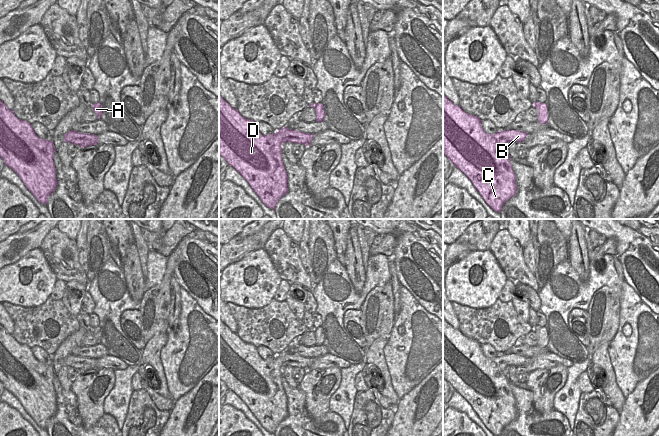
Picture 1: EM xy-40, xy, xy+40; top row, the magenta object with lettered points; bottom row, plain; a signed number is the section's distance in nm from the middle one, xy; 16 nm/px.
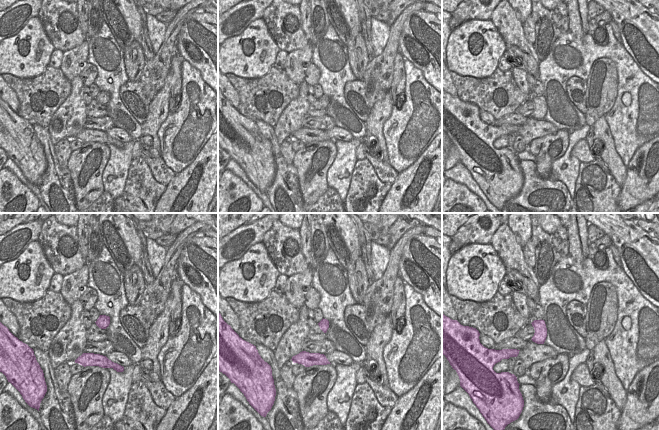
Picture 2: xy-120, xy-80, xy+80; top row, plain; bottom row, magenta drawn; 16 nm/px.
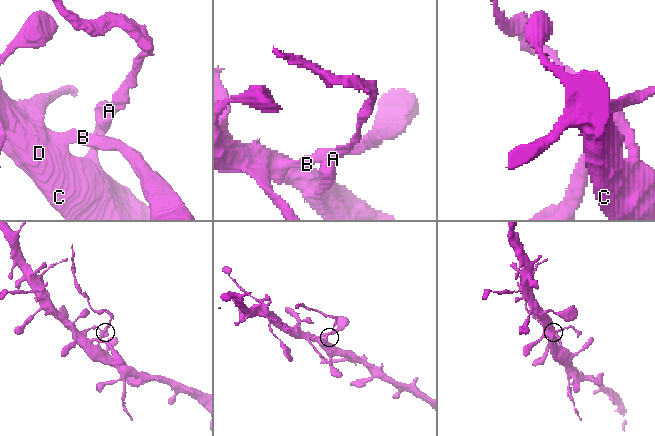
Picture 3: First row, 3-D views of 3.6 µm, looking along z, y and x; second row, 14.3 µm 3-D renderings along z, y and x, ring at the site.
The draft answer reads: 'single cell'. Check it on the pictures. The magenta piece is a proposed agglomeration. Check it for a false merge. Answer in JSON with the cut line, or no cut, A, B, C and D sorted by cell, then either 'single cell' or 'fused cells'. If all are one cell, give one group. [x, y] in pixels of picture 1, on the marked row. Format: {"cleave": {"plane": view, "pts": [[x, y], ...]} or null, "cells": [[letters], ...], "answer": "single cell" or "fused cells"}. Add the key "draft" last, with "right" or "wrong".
{"cleave": null, "cells": [["A", "B", "C", "D"]], "answer": "single cell", "draft": "right"}

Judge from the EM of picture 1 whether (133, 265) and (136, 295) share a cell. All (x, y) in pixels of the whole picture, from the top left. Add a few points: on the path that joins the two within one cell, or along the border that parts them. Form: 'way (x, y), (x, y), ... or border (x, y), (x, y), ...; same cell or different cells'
way (133, 272), (136, 288); same cell

